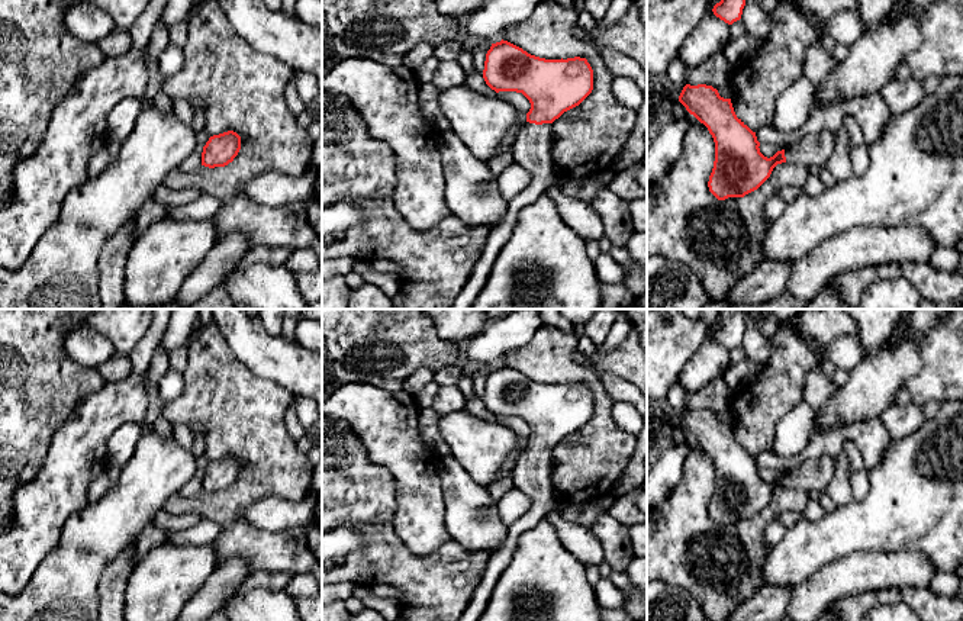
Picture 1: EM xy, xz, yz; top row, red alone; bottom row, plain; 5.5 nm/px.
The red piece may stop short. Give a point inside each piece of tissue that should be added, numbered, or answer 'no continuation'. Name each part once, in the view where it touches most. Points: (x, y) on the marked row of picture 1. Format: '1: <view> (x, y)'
1: xz (532, 148)

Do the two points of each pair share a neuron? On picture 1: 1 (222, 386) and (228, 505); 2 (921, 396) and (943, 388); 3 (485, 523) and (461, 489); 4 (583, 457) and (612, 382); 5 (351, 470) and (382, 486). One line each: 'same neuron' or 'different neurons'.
1: same neuron
2: same neuron
3: same neuron
4: different neurons
5: same neuron

